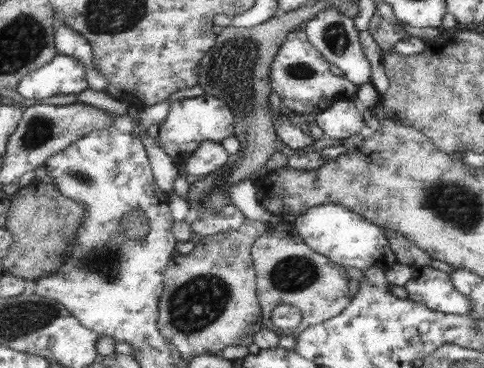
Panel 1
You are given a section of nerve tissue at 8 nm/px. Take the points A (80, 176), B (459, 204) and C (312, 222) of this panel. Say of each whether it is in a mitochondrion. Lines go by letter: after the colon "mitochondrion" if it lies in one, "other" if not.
A: mitochondrion
B: mitochondrion
C: other

